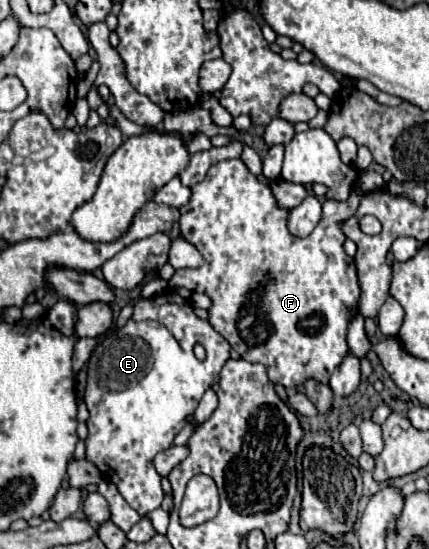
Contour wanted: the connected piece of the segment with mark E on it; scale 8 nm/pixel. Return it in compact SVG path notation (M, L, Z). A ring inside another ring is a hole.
M176 289L154 295L150 303L148 299L138 305L134 303L130 321L92 351L84 393L90 413L86 459L100 469L104 479L118 487L126 503L140 515L160 507L164 497L160 487L162 477L152 465L154 455L172 445L176 433L186 425L186 417L198 407L204 391L218 381L220 369L228 359L228 341L208 321L198 319L190 301L180 297ZM166 343L180 343L180 347ZM194 343L202 343L206 361L194 357Z

